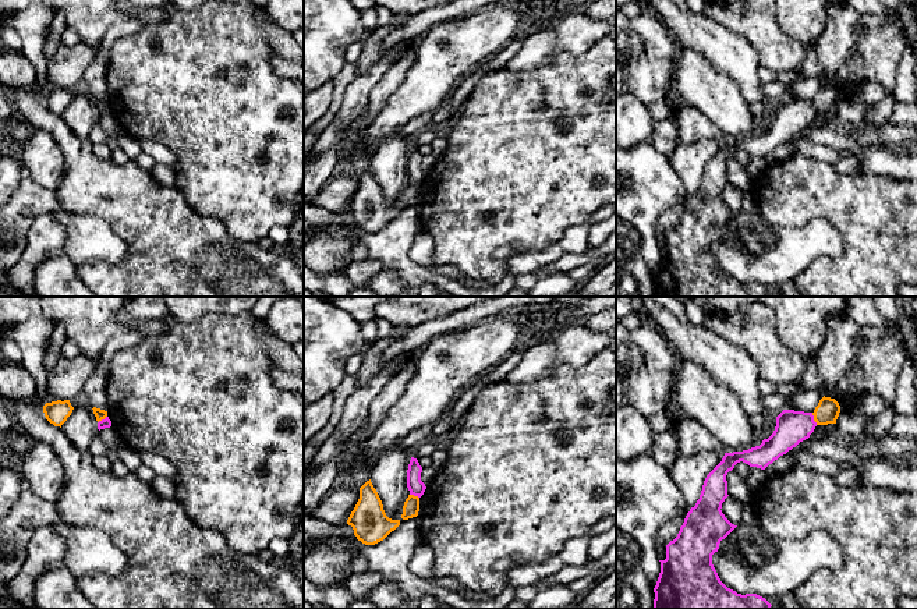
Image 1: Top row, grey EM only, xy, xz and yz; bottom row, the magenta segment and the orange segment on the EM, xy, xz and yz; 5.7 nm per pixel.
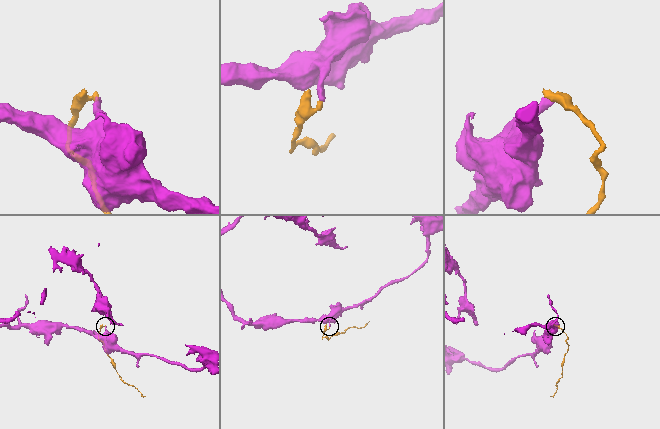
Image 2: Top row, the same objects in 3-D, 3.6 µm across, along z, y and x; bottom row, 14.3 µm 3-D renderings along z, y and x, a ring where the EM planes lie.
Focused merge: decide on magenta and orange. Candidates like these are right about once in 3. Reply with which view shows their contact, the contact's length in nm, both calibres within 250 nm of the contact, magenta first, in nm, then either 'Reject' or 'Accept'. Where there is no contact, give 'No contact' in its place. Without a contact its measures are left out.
Touches magenta in yz. Shared border 80 nm. Thickness 190 nm (magenta) against 140 nm. Reject

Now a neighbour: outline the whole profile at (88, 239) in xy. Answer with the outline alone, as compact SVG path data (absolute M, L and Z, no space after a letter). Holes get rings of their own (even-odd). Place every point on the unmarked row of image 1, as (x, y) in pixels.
M53 212L52 216L66 229L63 252L75 266L91 261L117 265L127 256L127 242L106 220L68 212Z

